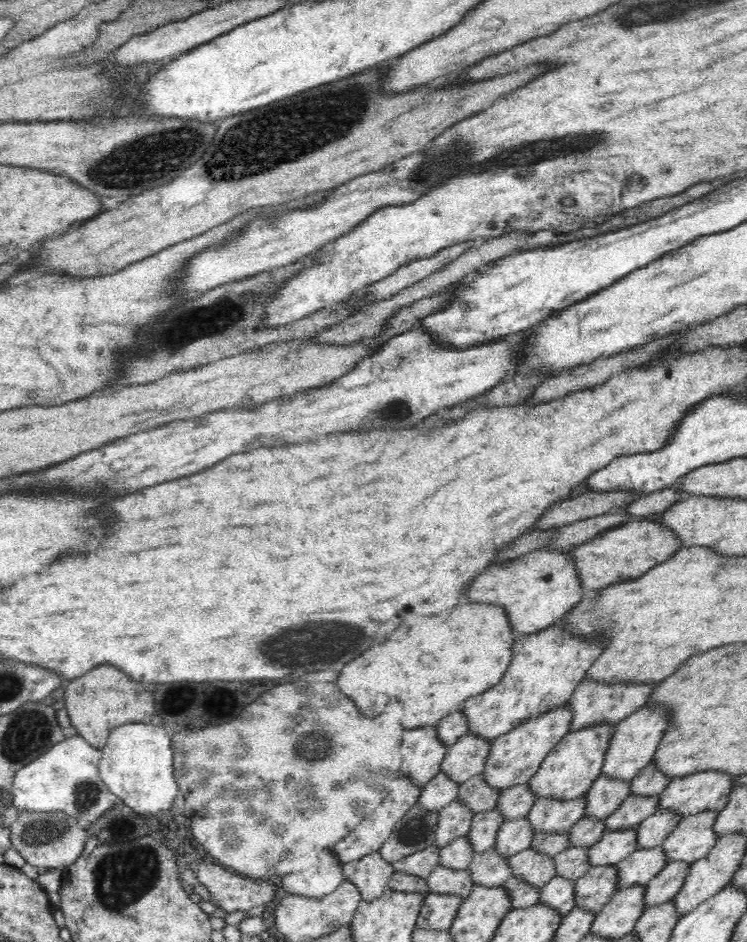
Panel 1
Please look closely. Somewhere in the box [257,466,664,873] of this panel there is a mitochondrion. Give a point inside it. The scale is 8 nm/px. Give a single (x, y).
(323, 749)

